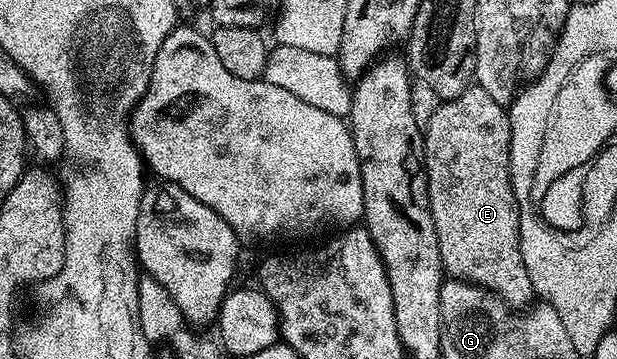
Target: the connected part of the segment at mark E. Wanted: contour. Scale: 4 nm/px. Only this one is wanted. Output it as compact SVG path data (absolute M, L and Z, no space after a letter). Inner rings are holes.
M473 83L463 91L463 95L442 101L435 115L431 115L431 119L424 125L423 132L429 206L435 219L435 235L439 239L439 255L444 272L450 278L484 287L510 307L528 306L535 294L527 275L527 267L523 267L519 207L509 174L511 127L506 106L491 99L491 95L487 95L481 85Z

